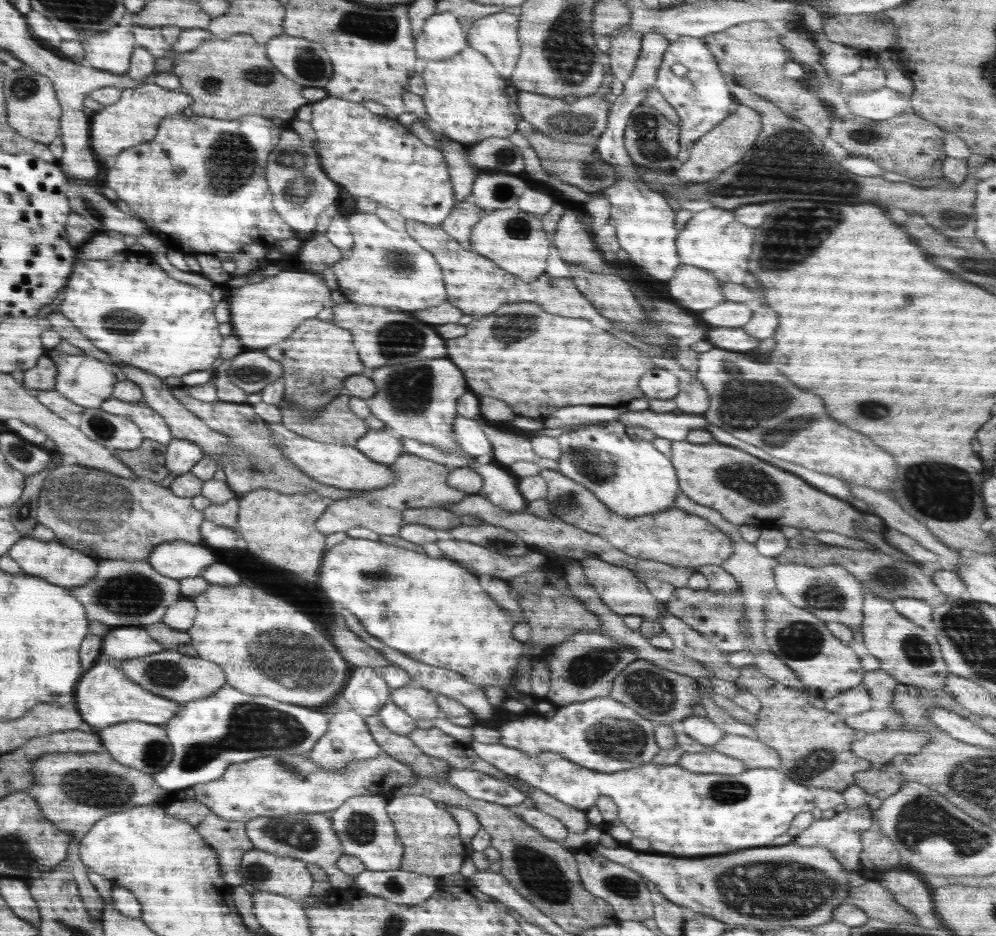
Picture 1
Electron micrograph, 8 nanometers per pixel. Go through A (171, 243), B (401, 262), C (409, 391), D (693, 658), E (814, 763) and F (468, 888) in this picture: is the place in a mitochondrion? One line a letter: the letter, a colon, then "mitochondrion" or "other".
A: other
B: mitochondrion
C: mitochondrion
D: other
E: mitochondrion
F: other

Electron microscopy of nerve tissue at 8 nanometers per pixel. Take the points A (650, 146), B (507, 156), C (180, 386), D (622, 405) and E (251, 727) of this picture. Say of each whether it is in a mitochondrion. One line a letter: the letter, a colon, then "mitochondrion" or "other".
A: mitochondrion
B: mitochondrion
C: other
D: other
E: mitochondrion

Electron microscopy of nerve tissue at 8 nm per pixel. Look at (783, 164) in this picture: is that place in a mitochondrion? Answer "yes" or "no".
yes

